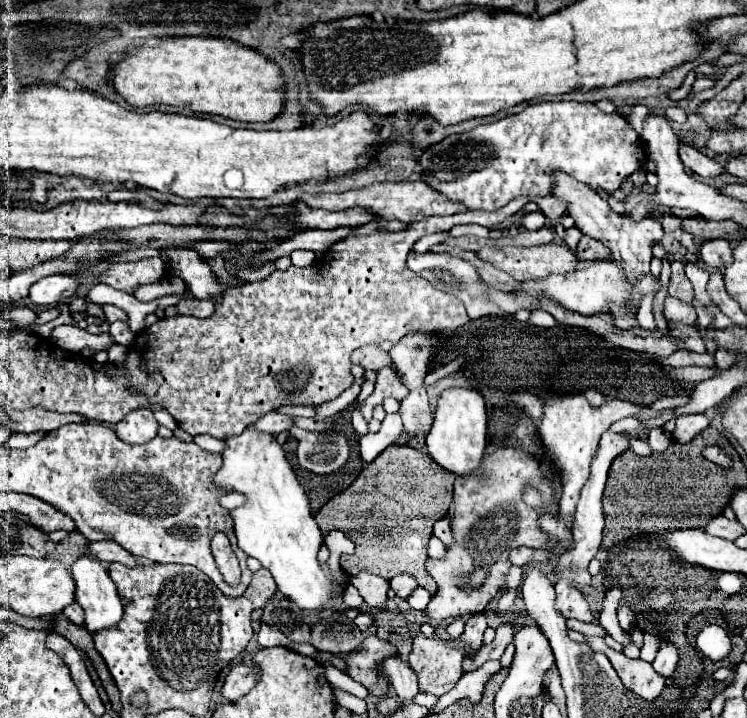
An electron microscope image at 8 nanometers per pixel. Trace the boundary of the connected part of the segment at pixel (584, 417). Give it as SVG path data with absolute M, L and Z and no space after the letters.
M575 394L575 396L557 396L557 398L543 398L543 418L539 424L539 434L543 444L547 446L555 466L559 468L561 476L563 476L563 496L561 496L561 520L571 524L573 522L573 514L575 514L575 506L579 500L579 490L583 488L583 482L587 482L589 478L589 466L591 466L591 452L595 452L595 446L601 438L601 434L605 430L609 430L609 426L621 418L627 416L637 416L641 412L641 406L629 404L629 402L621 402L621 400L611 400L605 402L603 406L595 408L587 402L587 398L583 394Z

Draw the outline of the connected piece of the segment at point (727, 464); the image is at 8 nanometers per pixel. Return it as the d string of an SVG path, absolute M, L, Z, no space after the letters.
M705 446L701 450L703 458L717 464L717 466L723 466L723 468L731 468L731 456L721 448L721 446Z

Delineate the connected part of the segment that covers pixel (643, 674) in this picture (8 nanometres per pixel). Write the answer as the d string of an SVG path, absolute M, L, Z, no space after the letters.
M593 636L587 640L587 644L593 648L593 650L599 650L603 654L607 654L607 658L611 660L613 668L617 670L621 682L625 688L629 688L633 694L637 694L639 698L647 700L647 702L653 702L661 690L665 688L665 678L659 678L659 674L655 674L653 666L649 662L643 662L643 660L631 660L627 658L625 654L621 652L615 652L611 650L603 638L599 636Z

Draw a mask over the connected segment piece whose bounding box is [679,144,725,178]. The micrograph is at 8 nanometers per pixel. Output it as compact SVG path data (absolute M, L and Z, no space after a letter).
M681 144L679 146L679 156L681 156L681 162L685 164L685 168L689 168L691 172L695 172L703 178L713 178L713 176L719 176L719 174L725 172L725 168L717 160L705 156L703 152L699 152L693 146Z

